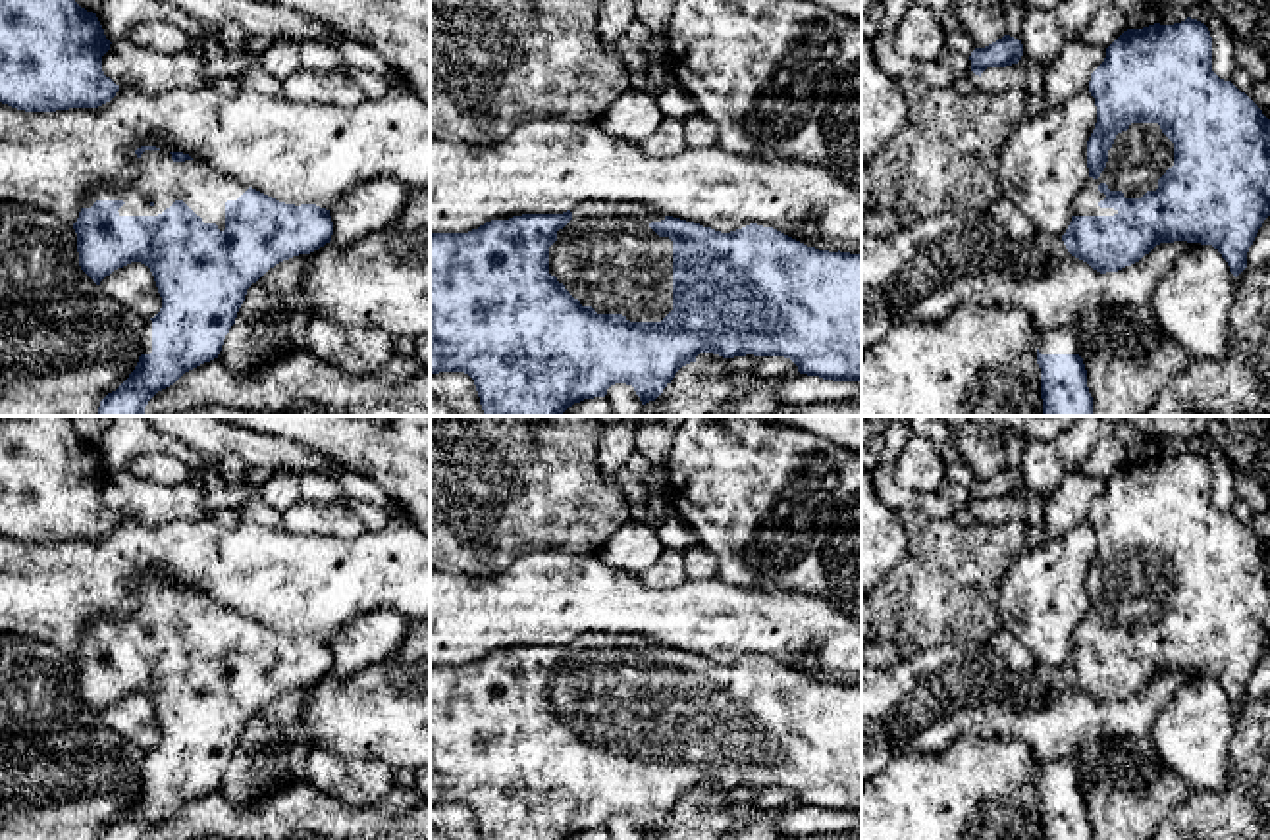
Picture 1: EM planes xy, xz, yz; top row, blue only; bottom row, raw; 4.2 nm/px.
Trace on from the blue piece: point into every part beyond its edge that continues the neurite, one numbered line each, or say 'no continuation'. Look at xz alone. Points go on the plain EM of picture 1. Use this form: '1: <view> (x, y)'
1: xz (608, 688)

